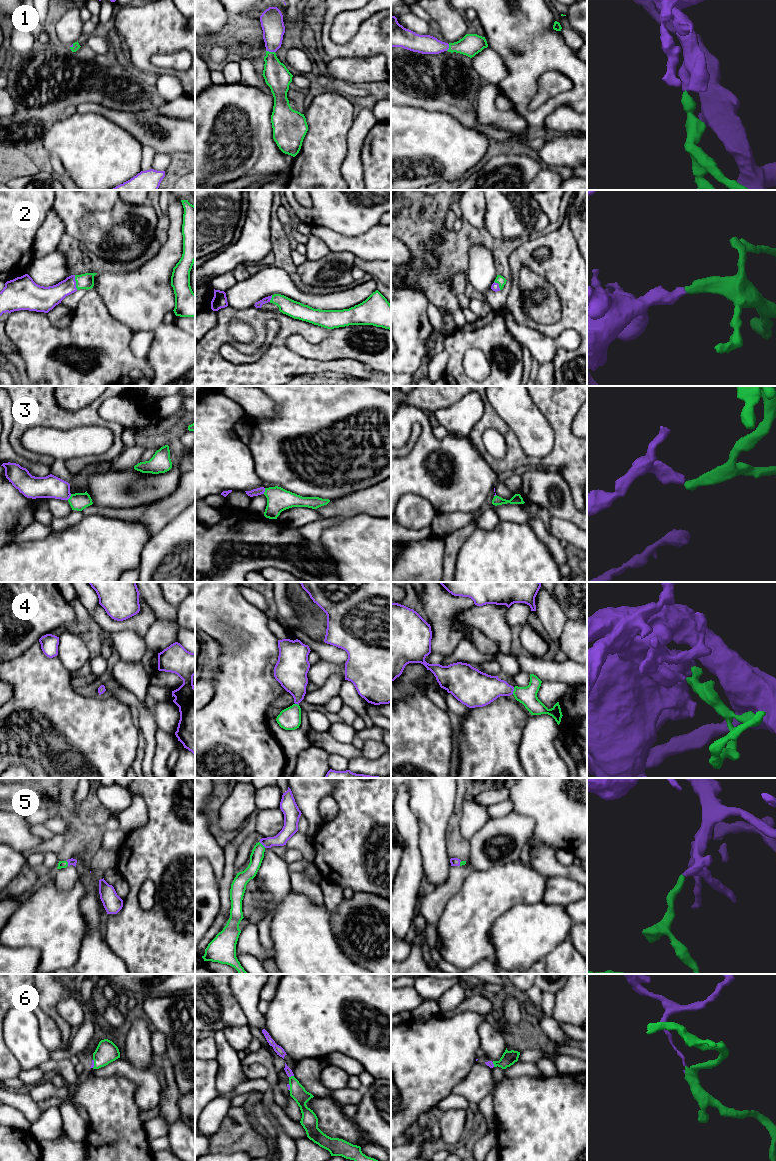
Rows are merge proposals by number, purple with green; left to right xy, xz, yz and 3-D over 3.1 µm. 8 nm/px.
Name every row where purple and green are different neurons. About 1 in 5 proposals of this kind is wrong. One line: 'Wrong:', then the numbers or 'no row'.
Wrong: no row

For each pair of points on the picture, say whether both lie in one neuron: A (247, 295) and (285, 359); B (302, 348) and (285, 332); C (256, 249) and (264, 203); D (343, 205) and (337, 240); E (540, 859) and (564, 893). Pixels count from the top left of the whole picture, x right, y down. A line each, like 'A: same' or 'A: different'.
A: different
B: different
C: same
D: different
E: different

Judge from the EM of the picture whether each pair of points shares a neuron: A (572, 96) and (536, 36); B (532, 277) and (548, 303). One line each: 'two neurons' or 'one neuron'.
A: one neuron
B: one neuron

